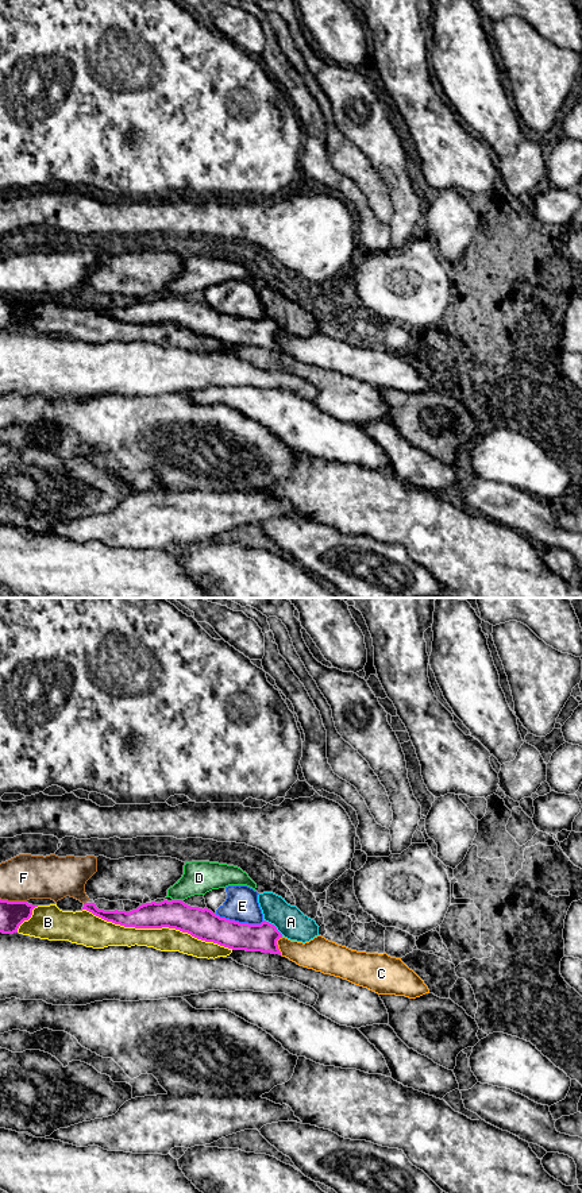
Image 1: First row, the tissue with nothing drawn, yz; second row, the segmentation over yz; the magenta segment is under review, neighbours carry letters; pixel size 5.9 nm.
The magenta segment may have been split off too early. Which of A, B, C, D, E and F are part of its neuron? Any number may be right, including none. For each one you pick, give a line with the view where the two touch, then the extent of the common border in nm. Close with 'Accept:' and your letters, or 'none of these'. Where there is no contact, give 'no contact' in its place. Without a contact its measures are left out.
Accept: none of these

